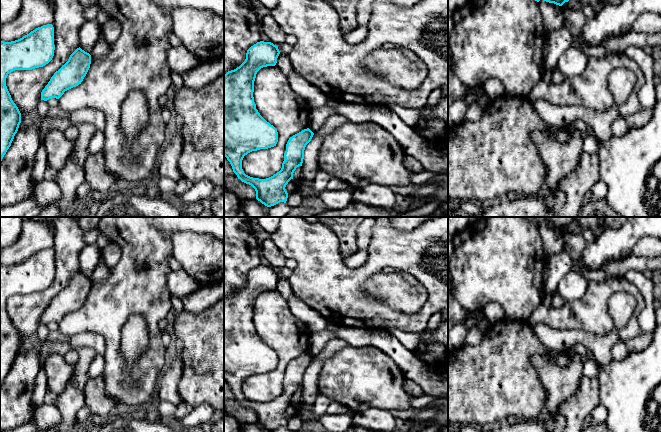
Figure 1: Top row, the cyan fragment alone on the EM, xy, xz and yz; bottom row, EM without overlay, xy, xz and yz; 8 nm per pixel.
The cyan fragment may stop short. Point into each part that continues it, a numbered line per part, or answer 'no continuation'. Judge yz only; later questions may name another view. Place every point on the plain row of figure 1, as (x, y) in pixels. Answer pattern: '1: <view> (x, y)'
no continuation

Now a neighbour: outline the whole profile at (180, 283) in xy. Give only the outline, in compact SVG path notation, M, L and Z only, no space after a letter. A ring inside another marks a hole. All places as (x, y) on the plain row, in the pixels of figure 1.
M183 269L171 271L167 277L166 285L171 294L182 299L202 286L197 278L189 275Z

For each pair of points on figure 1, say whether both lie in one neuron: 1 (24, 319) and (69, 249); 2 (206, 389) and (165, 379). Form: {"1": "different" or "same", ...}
{"1": "same", "2": "different"}

